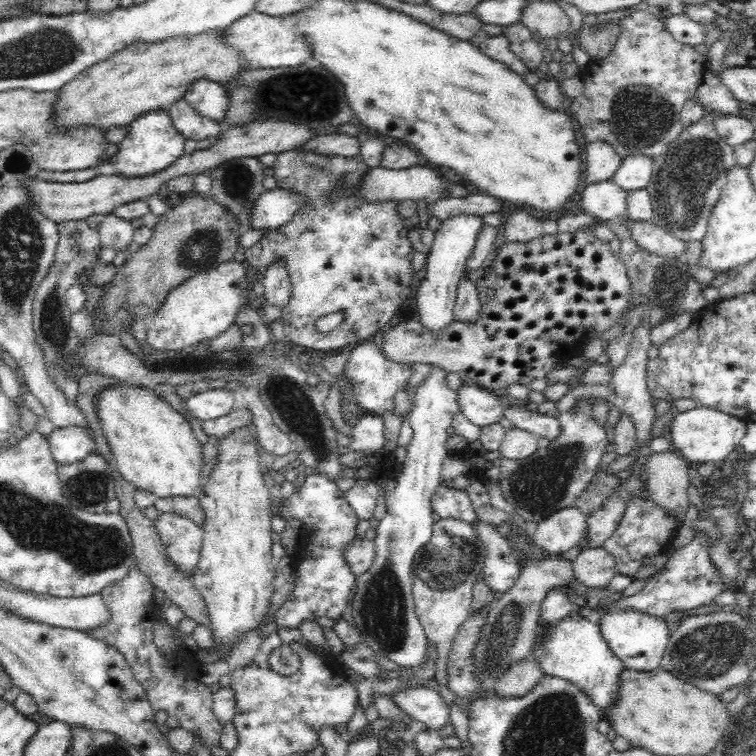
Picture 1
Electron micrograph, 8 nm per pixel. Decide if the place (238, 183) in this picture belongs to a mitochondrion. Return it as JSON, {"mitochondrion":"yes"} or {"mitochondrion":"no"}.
{"mitochondrion":"yes"}

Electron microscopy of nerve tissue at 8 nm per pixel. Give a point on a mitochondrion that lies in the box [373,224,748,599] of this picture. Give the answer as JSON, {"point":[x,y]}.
{"point":[538,486]}

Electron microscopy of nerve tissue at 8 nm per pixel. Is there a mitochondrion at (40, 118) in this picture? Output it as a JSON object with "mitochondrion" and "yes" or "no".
{"mitochondrion":"no"}

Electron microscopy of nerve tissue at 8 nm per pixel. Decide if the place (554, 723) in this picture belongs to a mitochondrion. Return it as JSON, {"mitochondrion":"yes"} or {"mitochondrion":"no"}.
{"mitochondrion":"yes"}

